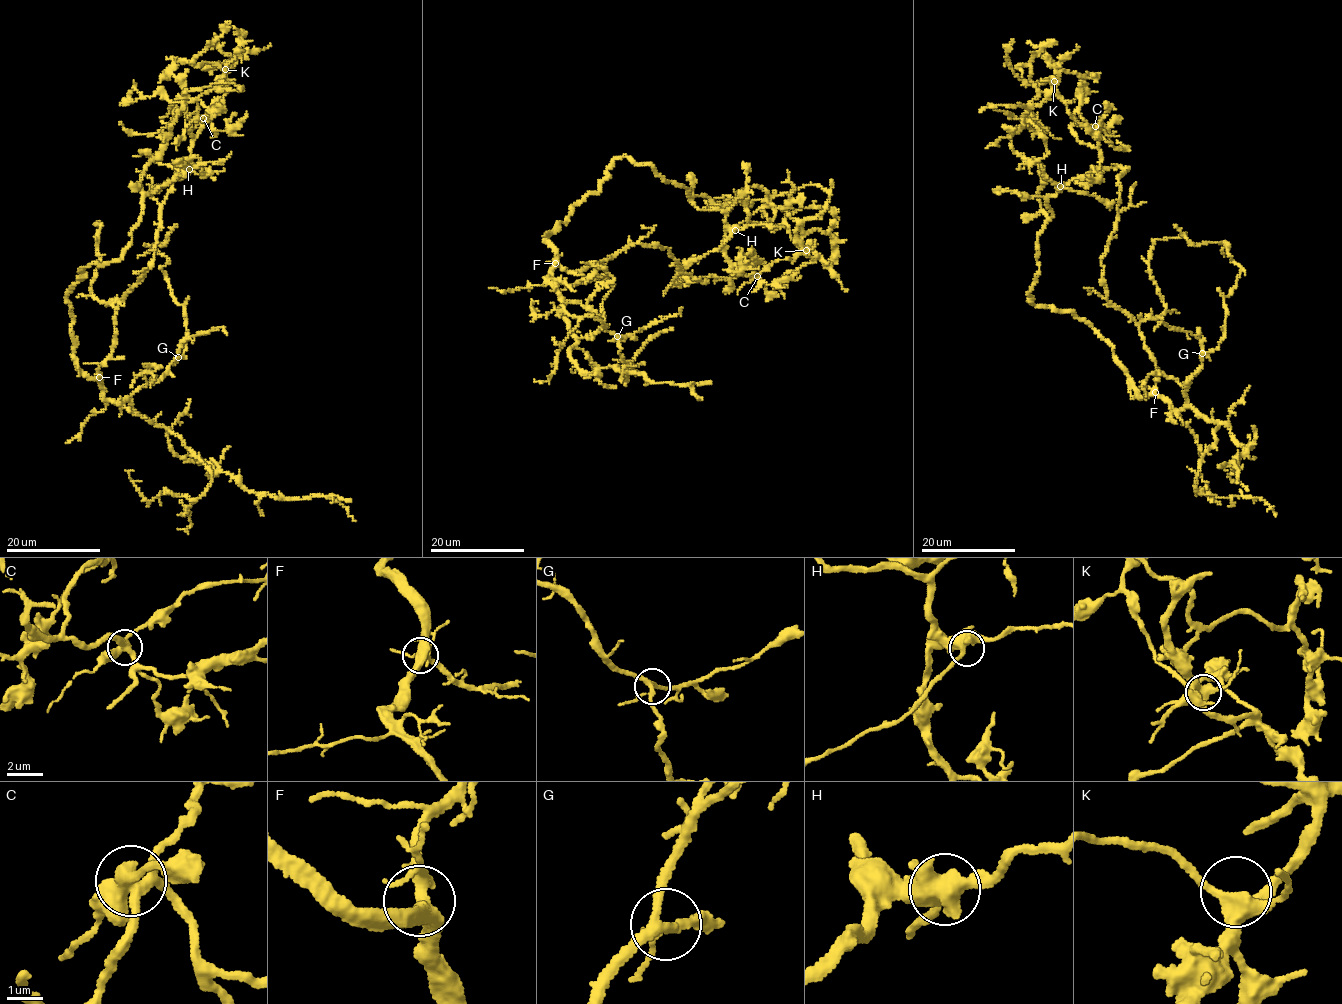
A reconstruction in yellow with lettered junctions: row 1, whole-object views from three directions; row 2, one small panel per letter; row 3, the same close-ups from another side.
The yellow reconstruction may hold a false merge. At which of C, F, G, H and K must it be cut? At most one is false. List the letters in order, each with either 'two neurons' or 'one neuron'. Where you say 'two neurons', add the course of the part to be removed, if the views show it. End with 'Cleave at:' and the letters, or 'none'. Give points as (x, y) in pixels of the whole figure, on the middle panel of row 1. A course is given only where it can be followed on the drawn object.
C: two neurons; course (757, 276), (795, 257), (796, 229), (829, 193), (775, 195), (764, 223), (748, 221), (742, 189)
F: one neuron
G: one neuron
H: one neuron
K: one neuron
Cleave at: C

